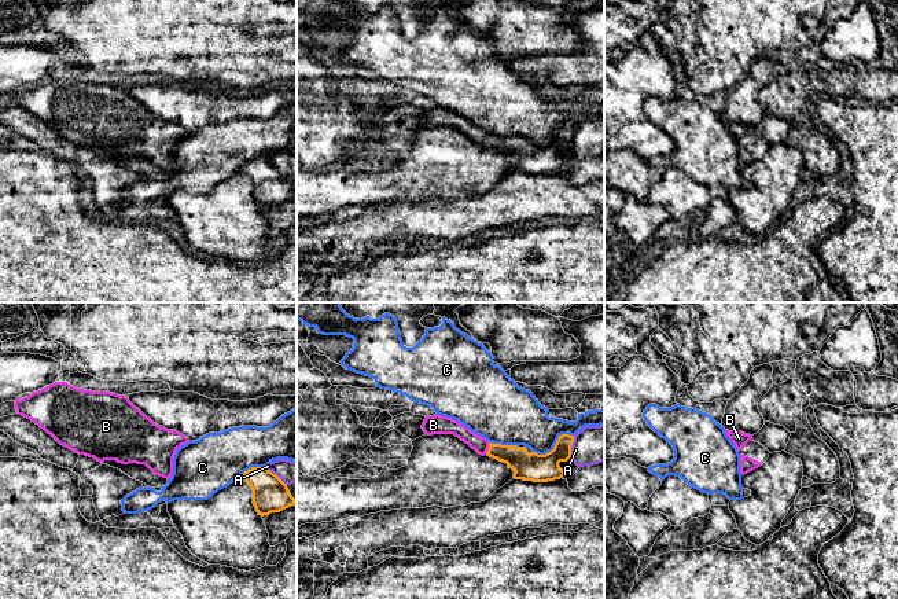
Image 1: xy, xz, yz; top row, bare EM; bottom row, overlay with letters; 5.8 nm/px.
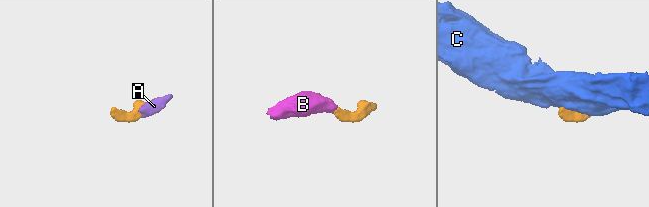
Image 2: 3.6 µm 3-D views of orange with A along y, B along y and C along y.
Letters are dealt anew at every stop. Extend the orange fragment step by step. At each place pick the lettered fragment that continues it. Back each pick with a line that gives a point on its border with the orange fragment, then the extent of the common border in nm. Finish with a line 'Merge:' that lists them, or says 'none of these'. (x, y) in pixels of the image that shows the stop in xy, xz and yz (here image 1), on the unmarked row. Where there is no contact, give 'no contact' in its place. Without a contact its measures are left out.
B: meets orange in xz at (489, 140); contact 80 nm long
Merge: B

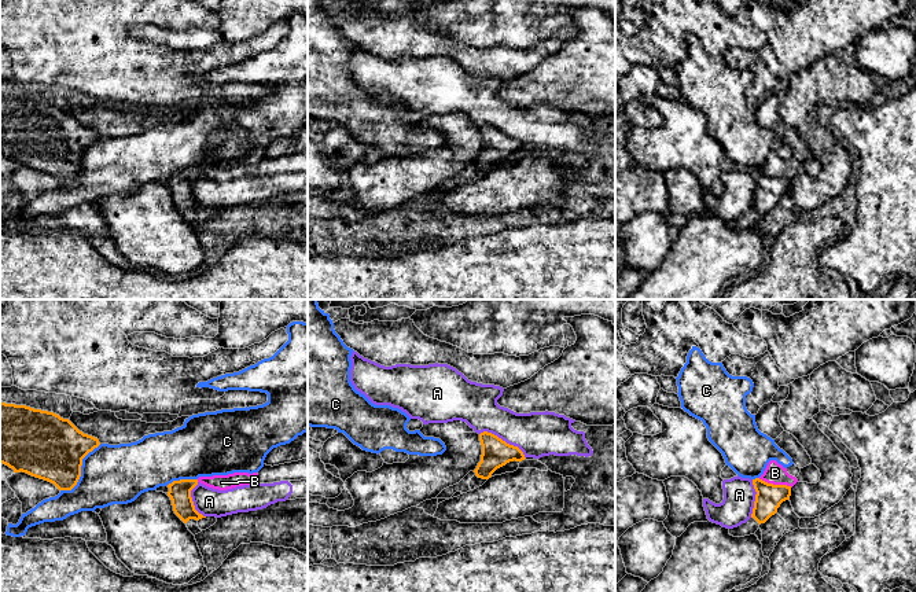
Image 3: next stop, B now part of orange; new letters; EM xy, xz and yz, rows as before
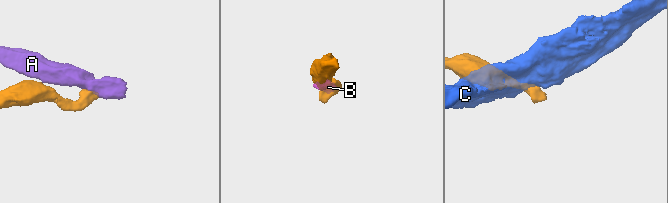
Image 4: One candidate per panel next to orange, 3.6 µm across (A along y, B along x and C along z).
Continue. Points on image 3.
Merge: none of these

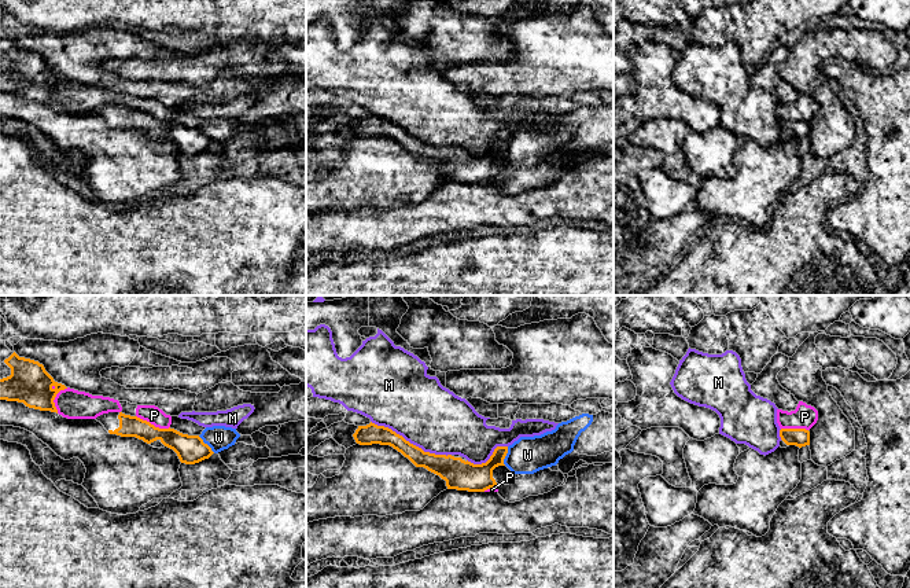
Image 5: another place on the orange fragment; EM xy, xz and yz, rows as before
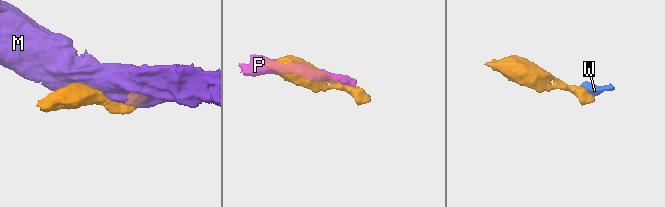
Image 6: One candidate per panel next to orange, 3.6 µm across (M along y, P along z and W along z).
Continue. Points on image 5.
Merge: none of these

